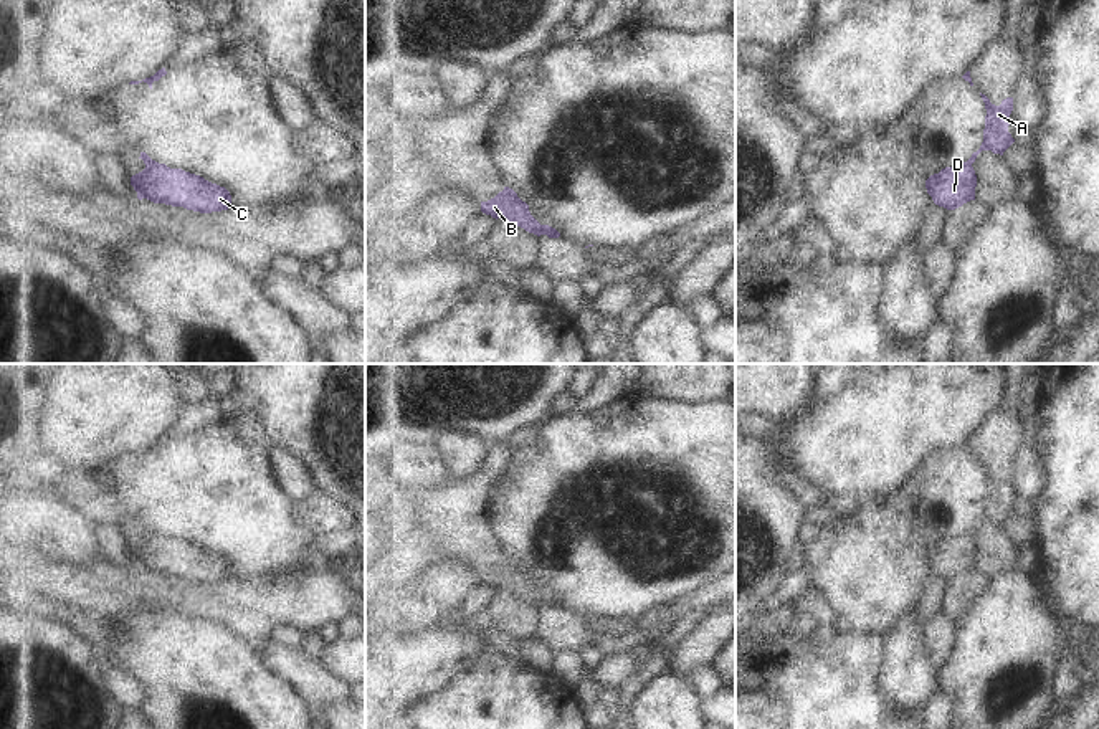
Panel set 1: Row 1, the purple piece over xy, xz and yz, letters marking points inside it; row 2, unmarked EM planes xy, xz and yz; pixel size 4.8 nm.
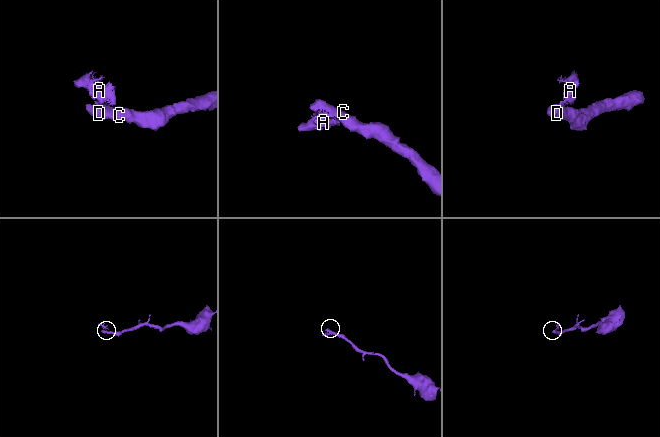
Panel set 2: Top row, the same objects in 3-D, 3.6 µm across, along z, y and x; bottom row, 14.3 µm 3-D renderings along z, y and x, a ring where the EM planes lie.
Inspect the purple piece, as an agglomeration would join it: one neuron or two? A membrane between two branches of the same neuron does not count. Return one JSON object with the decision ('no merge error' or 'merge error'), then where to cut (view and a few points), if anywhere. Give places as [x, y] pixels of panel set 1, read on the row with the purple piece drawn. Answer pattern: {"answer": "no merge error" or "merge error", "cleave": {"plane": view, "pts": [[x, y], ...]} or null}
{"answer": "merge error", "cleave": {"plane": "xy", "pts": [[146, 166], [166, 167]]}}

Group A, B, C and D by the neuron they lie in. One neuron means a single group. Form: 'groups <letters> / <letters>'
groups A / B C D

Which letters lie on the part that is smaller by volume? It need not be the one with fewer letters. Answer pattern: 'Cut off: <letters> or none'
Cut off: A.

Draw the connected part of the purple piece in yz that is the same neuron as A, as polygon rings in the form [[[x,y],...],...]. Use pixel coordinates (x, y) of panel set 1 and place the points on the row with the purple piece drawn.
[[[980,93],[980,96],[987,109],[983,142],[980,149],[973,152],[972,157],[959,167],[972,165],[982,150],[992,150],[993,154],[1003,155],[1003,152],[1015,142],[1011,134],[1008,132],[1010,114],[1013,111],[1013,98],[1006,98],[1001,101],[1000,106],[995,106],[985,94]]]

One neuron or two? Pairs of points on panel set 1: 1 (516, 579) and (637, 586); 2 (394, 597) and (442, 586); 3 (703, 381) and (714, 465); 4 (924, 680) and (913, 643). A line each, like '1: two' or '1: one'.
1: two
2: one
3: two
4: one

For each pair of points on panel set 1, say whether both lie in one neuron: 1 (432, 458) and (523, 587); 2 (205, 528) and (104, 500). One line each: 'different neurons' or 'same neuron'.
1: different neurons
2: same neuron

